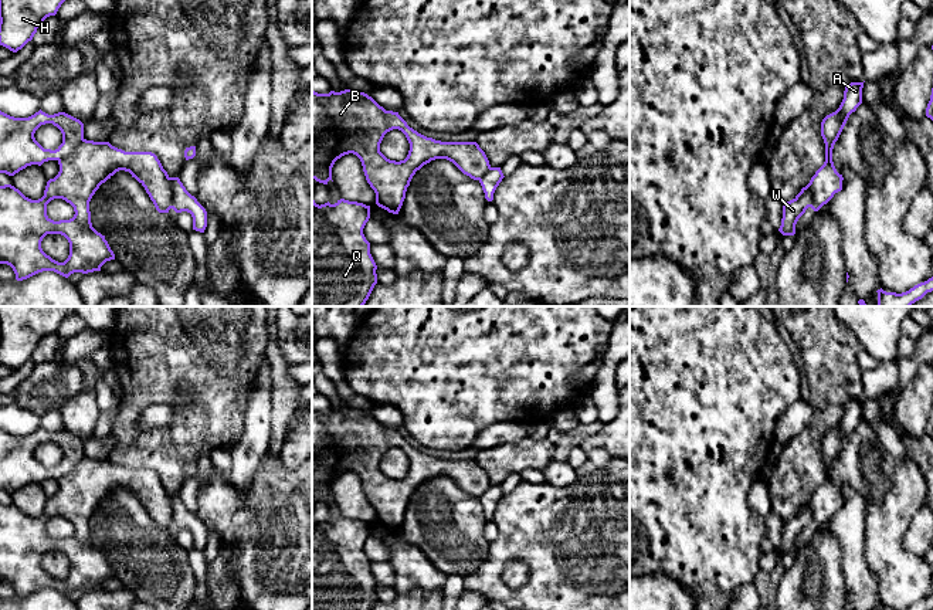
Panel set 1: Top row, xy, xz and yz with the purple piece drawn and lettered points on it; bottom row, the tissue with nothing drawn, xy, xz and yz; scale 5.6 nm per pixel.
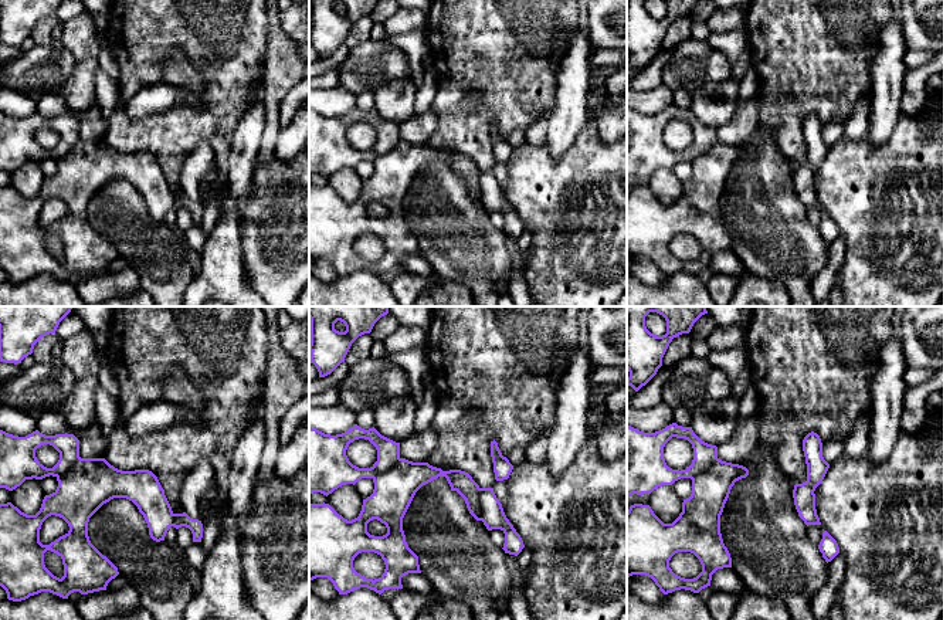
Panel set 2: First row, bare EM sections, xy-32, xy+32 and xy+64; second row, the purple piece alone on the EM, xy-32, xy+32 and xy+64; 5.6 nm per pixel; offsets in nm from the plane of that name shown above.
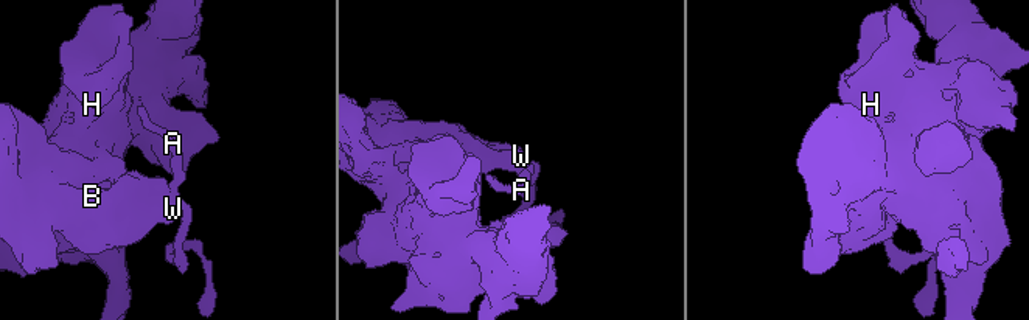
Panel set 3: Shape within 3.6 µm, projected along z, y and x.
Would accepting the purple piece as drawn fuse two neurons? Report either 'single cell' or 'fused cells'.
fused cells

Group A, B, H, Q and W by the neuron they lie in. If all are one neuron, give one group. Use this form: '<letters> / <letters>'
A / B H Q W

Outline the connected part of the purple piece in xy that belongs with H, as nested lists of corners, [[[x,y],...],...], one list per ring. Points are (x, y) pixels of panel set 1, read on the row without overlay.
[[[0,306],[0,363],[13,370],[21,367],[44,338],[55,333],[61,322],[72,314],[74,306]]]

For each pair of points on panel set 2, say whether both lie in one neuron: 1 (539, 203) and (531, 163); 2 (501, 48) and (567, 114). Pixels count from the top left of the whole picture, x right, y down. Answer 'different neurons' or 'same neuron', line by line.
1: same neuron
2: different neurons

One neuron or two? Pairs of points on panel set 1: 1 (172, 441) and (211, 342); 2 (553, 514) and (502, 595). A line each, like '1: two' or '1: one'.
1: one
2: one

